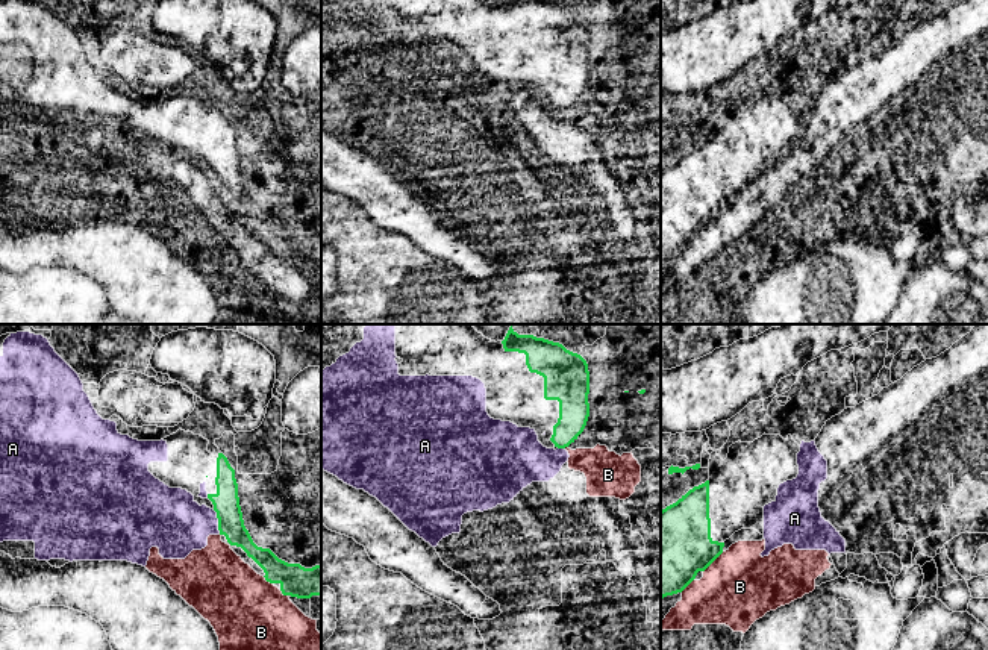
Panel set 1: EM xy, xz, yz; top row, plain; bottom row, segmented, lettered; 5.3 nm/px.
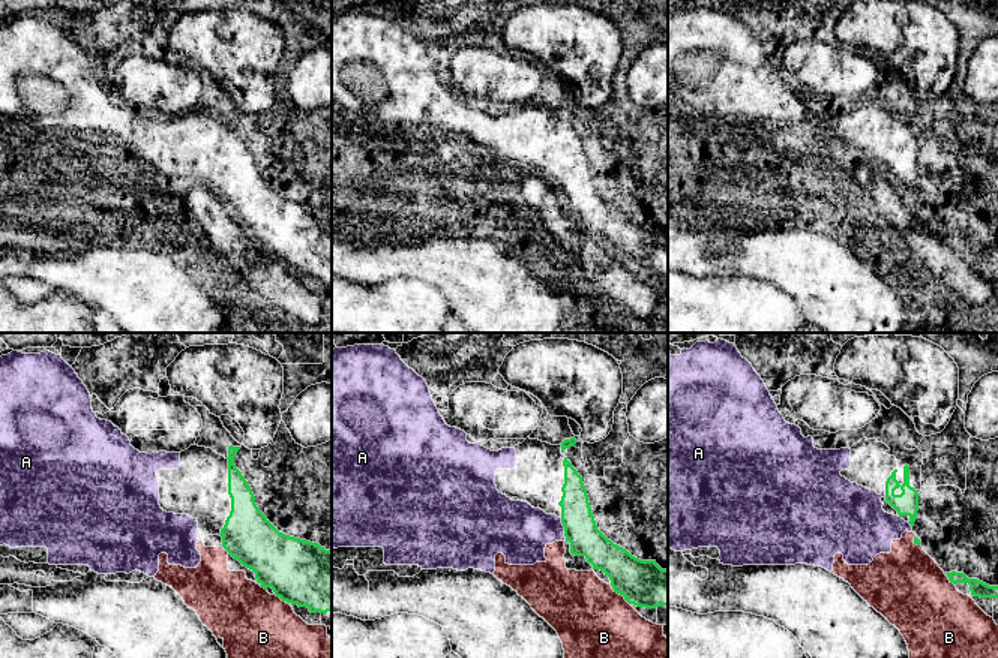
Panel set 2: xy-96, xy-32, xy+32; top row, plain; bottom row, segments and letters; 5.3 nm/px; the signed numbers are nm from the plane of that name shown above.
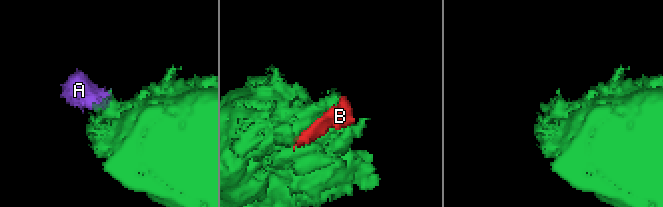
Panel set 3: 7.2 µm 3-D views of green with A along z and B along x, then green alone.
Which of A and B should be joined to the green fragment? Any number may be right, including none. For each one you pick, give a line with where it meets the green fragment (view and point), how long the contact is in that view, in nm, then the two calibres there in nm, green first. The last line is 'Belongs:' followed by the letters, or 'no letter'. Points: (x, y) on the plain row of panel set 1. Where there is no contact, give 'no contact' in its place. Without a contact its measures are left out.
A: xy (218, 182) | 130 nm | 140/320 nm
Belongs: A

